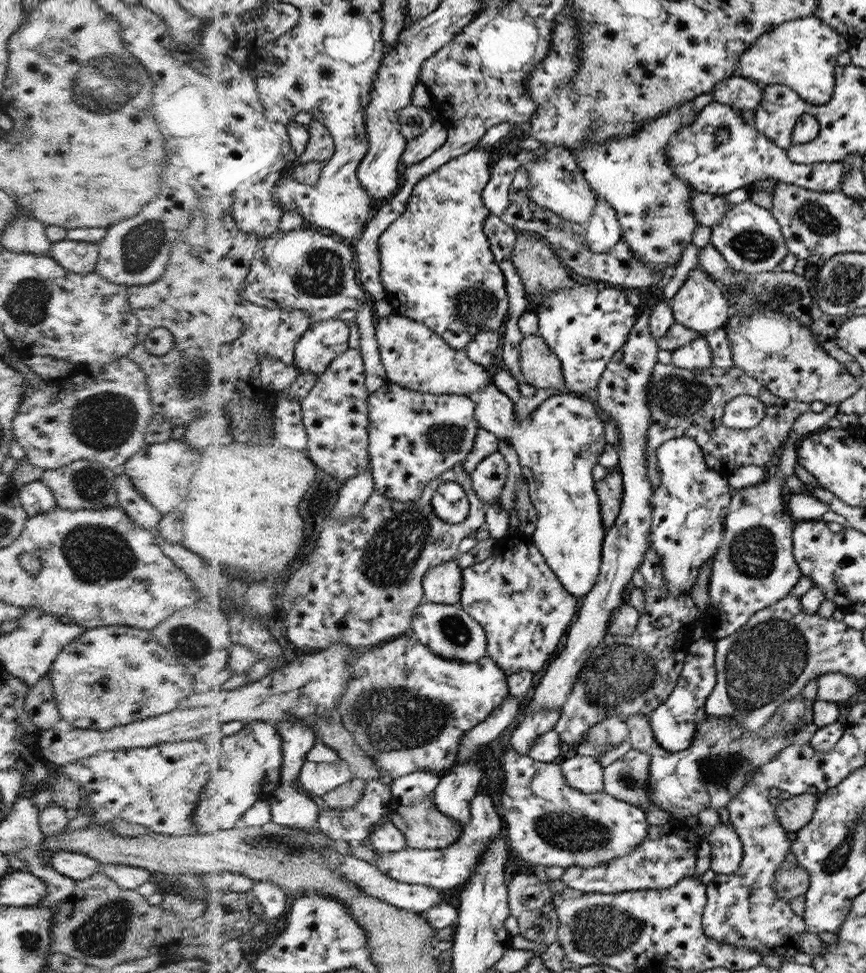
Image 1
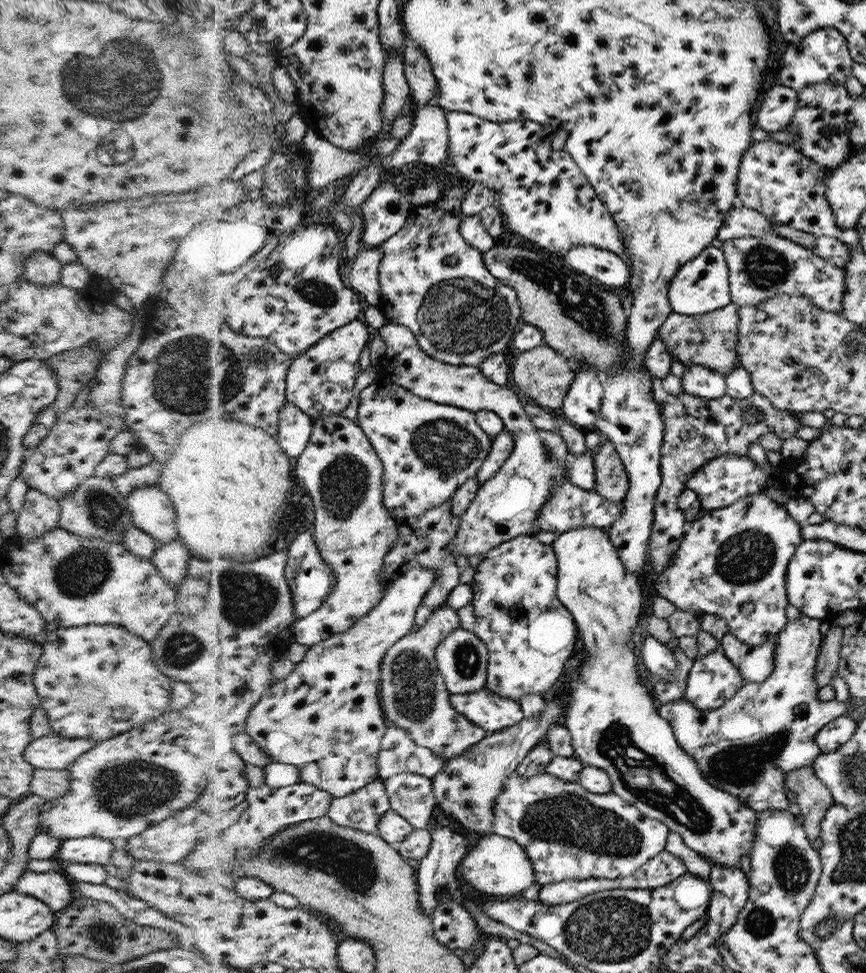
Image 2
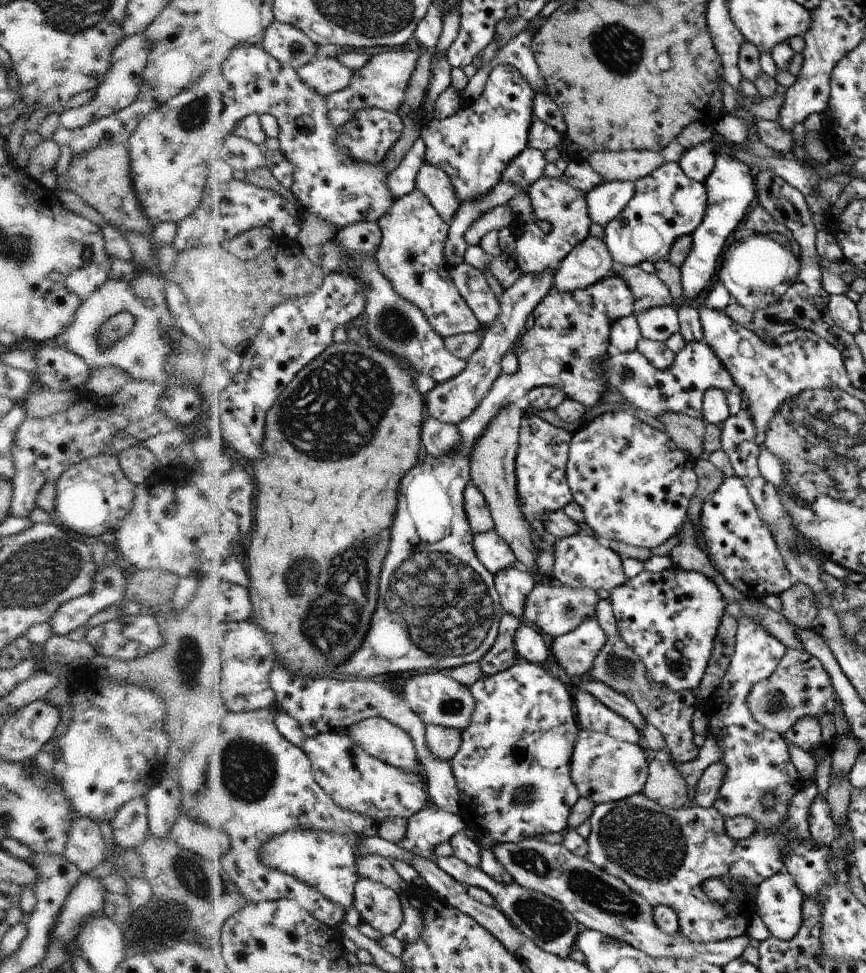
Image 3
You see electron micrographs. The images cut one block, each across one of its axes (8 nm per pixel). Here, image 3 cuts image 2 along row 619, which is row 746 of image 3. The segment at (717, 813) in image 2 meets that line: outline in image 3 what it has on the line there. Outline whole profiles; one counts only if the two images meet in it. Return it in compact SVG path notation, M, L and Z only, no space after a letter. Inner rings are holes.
M583 729L580 732L573 750L572 780L580 796L589 799L594 805L619 802L639 794L645 789L648 770L648 760L640 744L628 744L627 741L597 731Z

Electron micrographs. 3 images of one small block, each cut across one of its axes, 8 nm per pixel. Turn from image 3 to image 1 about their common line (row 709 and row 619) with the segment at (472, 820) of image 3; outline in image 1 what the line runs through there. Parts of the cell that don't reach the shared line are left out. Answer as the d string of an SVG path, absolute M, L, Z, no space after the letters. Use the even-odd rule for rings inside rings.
M517 534L495 539L491 556L462 572L463 586L459 606L476 619L488 636L488 653L506 674L520 669L538 672L556 650L560 636L568 630L578 612L578 600L561 583L560 578L545 562L544 556L530 536Z

